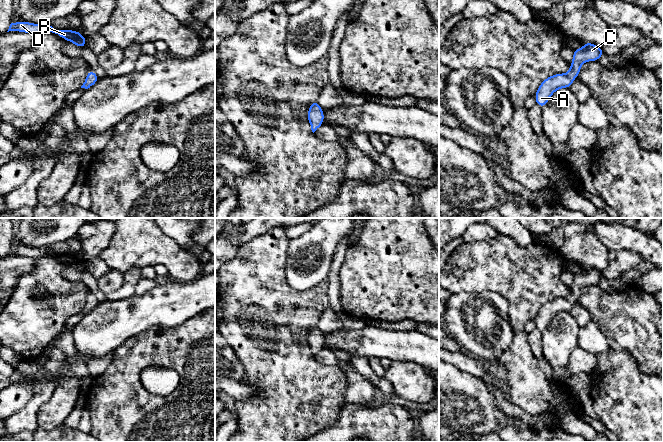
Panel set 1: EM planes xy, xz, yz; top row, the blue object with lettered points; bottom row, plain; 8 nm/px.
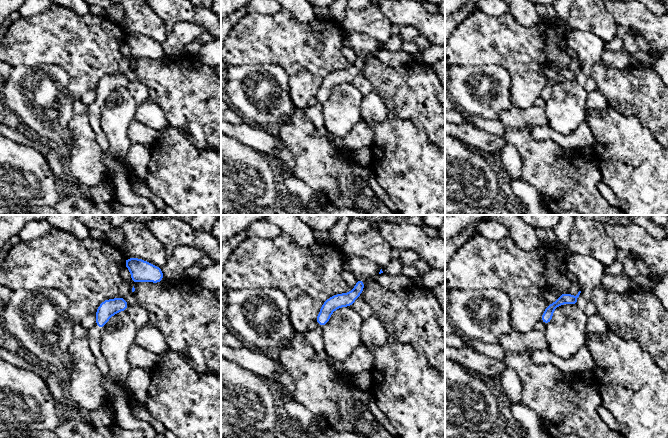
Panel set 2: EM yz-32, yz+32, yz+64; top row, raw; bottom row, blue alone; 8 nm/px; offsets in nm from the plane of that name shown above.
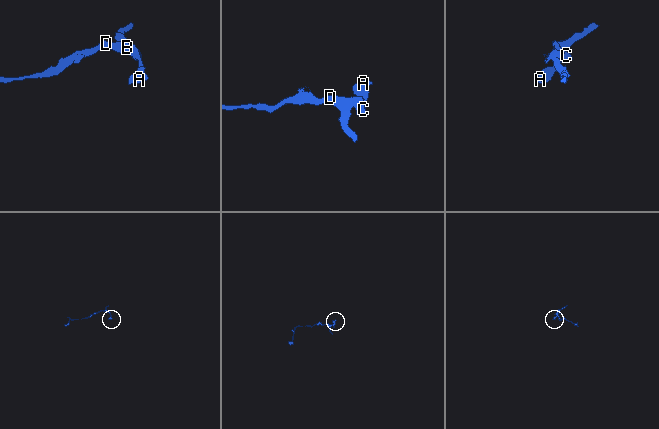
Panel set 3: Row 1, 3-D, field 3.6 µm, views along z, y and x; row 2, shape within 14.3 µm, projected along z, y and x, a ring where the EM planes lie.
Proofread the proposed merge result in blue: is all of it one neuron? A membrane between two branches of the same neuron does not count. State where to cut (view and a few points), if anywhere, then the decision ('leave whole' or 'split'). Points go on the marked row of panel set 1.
no cut | leave whole

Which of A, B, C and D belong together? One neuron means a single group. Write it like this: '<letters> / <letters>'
A B C D

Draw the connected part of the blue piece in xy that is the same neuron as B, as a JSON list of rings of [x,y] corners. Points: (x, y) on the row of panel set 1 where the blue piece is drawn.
[[[19,21],[11,23],[9,26],[9,31],[18,31],[18,32],[26,32],[32,35],[37,35],[42,32],[52,32],[57,34],[59,37],[68,40],[69,42],[74,43],[80,48],[86,47],[86,37],[82,36],[78,31],[72,30],[56,30],[49,24],[39,23],[39,24],[32,24],[25,21]]]

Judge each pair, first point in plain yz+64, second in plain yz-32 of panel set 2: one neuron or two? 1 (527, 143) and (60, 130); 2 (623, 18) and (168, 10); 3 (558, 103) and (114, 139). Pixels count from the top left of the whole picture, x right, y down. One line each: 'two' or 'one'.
1: two
2: one
3: one

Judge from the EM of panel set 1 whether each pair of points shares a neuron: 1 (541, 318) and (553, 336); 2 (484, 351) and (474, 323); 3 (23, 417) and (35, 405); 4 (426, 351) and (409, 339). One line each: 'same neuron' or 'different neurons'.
1: different neurons
2: same neuron
3: same neuron
4: same neuron

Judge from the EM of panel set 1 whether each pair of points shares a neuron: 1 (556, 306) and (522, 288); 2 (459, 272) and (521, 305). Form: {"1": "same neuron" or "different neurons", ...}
{"1": "different neurons", "2": "same neuron"}

